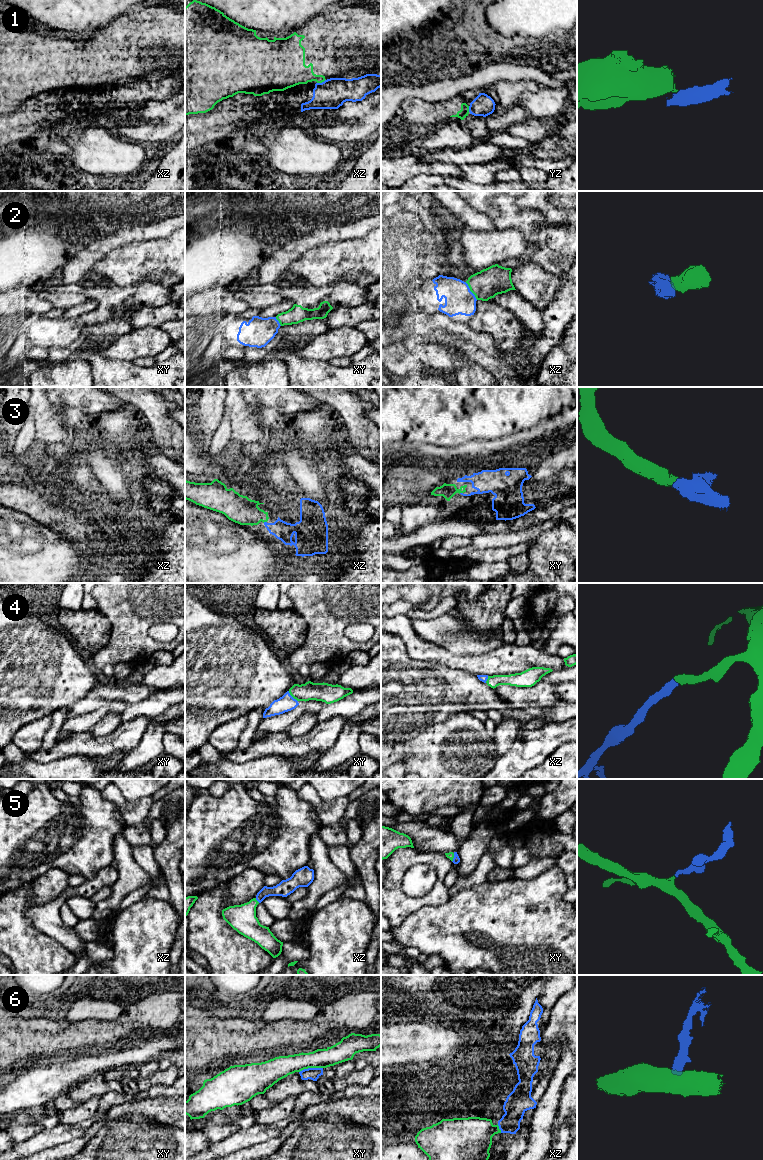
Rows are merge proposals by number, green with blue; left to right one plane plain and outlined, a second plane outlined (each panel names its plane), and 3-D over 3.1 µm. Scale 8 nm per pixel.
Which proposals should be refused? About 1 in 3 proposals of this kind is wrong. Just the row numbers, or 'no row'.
1, 2, 6

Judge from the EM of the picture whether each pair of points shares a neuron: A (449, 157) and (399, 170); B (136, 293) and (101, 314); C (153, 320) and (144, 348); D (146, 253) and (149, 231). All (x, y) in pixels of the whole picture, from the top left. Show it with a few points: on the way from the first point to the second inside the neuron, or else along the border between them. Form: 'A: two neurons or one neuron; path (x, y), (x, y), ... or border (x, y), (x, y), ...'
A: two neurons; border (433, 160), (454, 163), (457, 166)
B: one neuron; path (127, 299), (114, 302), (110, 306)
C: two neurons; border (159, 326), (143, 326), (133, 329)
D: two neurons; border (171, 234), (165, 237), (129, 242), (125, 245)

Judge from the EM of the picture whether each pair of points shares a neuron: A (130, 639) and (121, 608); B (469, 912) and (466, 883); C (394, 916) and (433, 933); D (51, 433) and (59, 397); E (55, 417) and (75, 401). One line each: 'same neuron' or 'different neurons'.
A: same neuron
B: different neurons
C: different neurons
D: different neurons
E: different neurons

